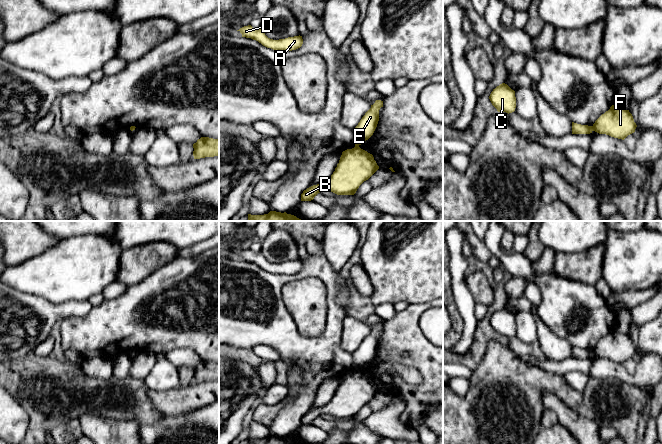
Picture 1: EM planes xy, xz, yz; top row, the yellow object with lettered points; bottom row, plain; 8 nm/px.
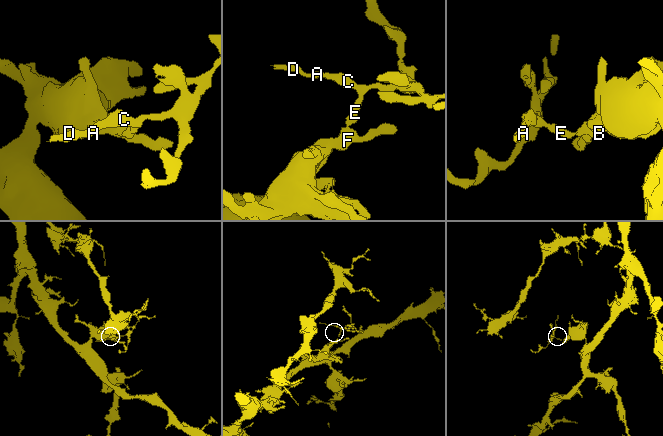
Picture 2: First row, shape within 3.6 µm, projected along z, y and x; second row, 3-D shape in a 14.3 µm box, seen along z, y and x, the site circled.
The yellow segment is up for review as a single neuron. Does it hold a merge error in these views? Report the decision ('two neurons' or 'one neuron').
two neurons

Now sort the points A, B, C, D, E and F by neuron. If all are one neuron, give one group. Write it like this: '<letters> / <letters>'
A C D E / B F

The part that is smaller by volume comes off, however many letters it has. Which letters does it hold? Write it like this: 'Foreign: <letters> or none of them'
Foreign: A, C, D, E

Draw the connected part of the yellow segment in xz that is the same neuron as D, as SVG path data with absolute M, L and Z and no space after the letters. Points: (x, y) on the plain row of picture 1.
M251 249L240 252L242 261L251 262L258 265L263 270L273 274L296 274L303 268L302 260L288 261L285 263L273 264L268 262L261 253L254 253Z

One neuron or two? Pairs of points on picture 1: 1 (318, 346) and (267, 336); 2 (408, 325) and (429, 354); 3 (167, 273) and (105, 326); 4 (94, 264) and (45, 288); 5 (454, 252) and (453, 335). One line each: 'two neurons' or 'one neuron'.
1: one neuron
2: one neuron
3: one neuron
4: one neuron
5: two neurons

